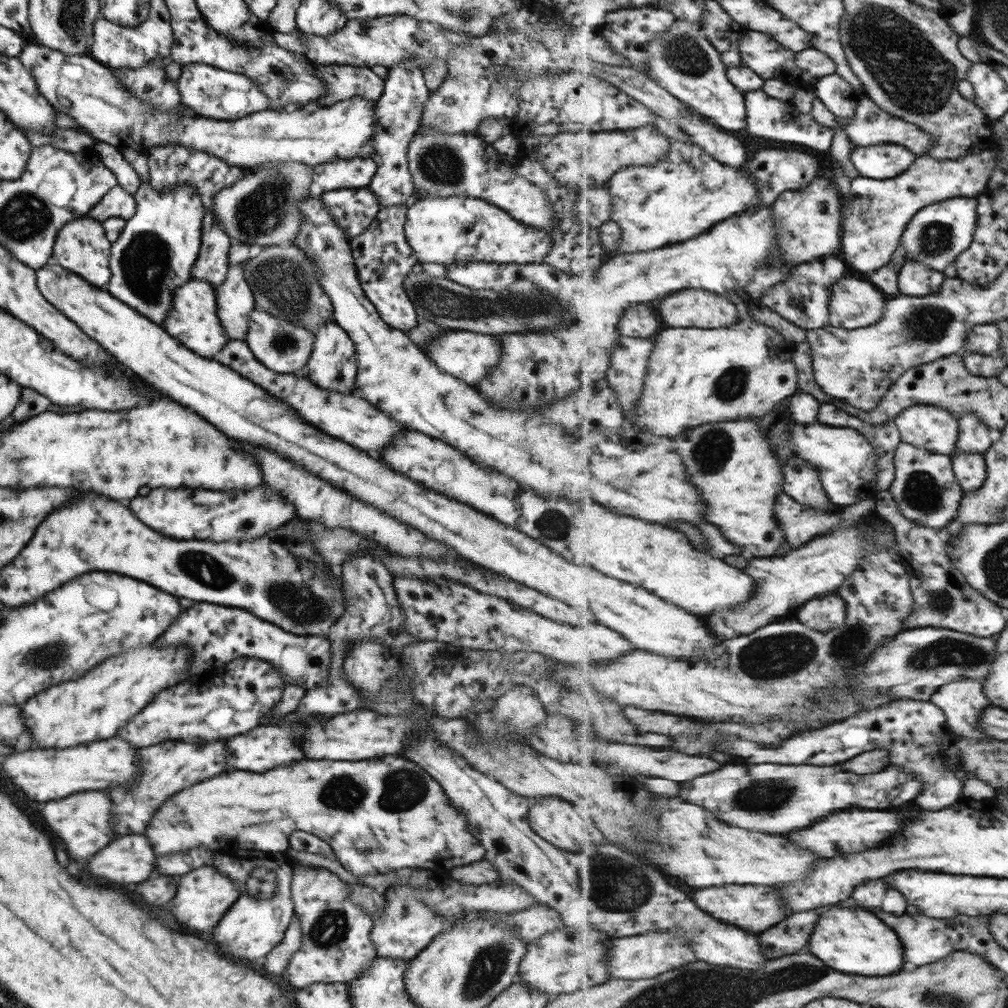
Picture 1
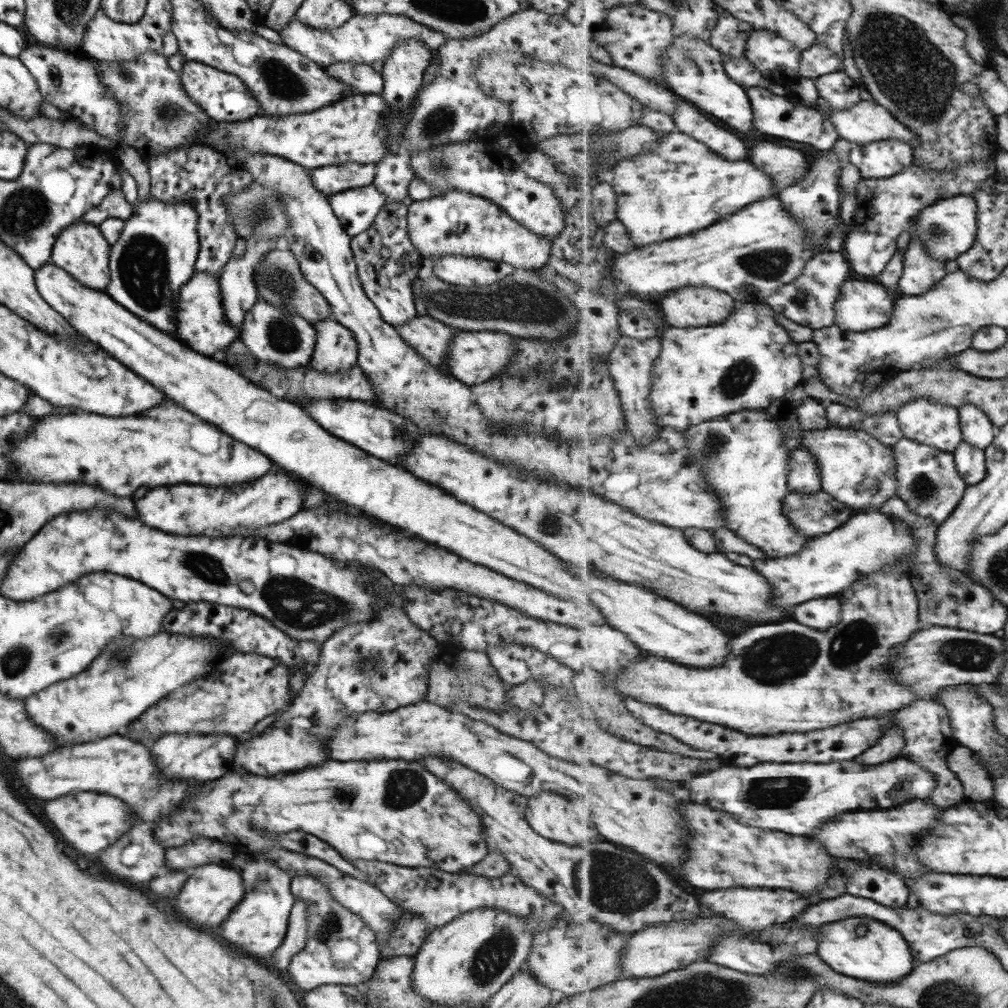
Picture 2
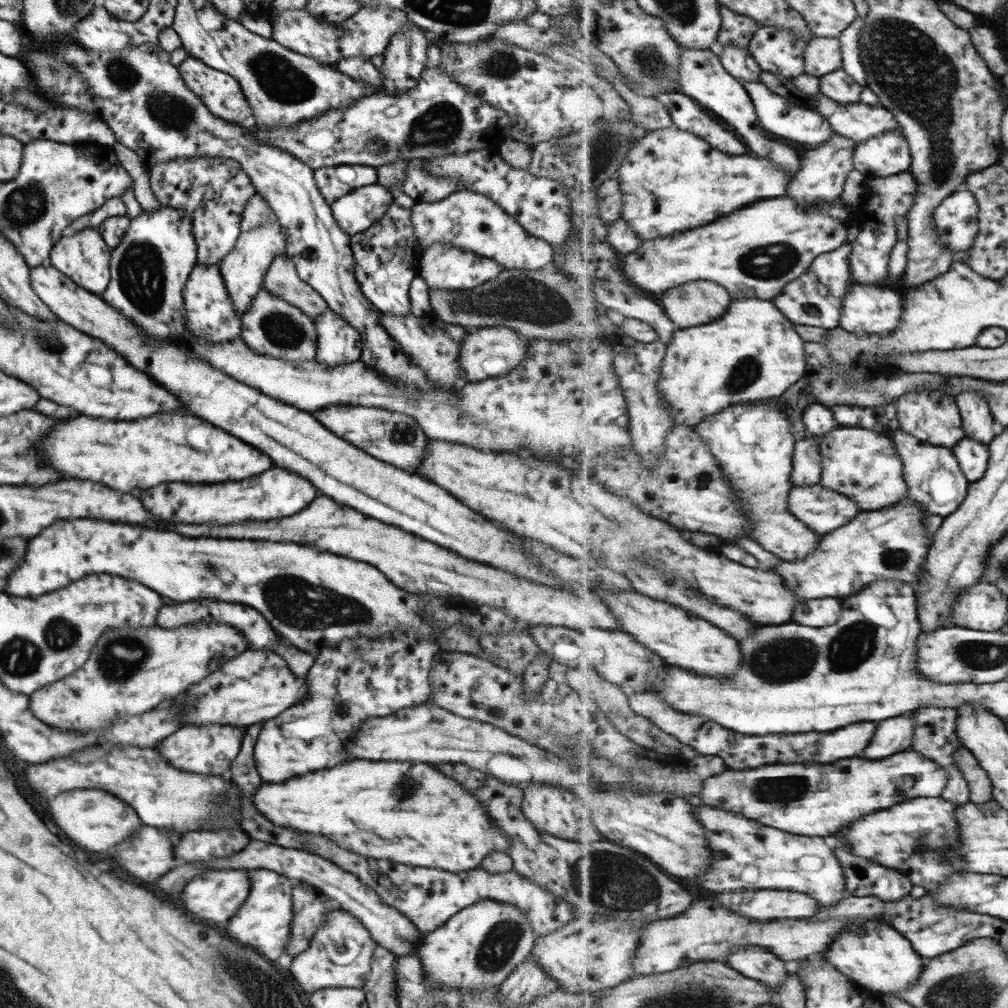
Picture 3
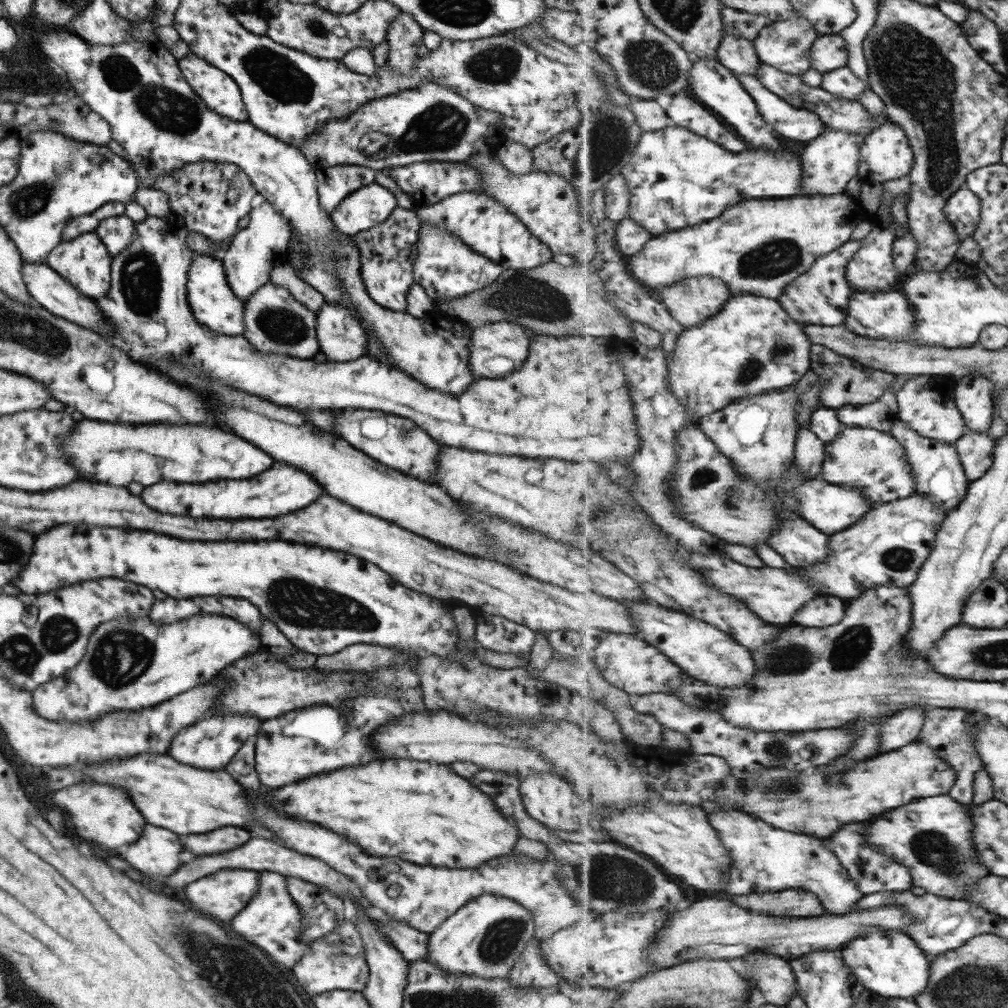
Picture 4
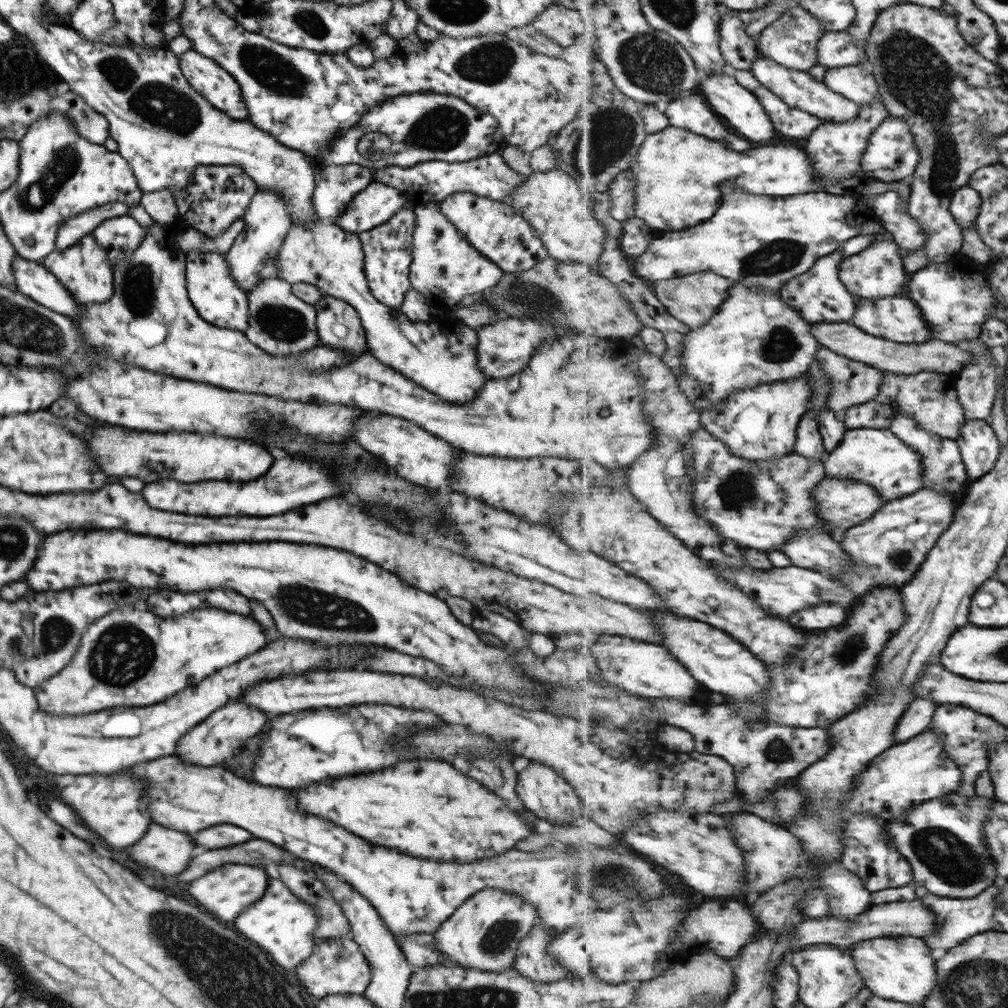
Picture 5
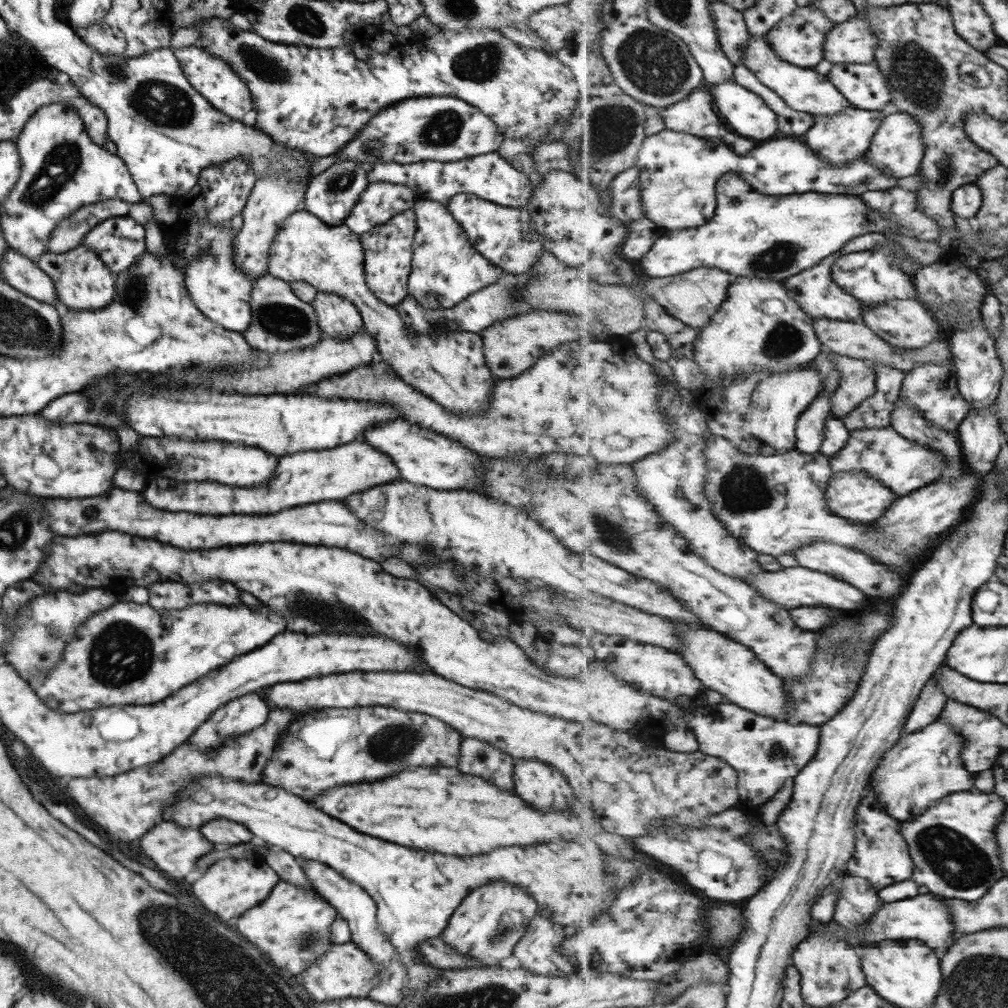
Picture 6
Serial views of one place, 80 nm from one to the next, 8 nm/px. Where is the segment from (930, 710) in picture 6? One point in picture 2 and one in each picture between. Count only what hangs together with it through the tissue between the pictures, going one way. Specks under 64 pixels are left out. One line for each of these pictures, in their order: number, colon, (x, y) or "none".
2: (891, 744)
3: (894, 735)
4: (904, 728)
5: (918, 718)

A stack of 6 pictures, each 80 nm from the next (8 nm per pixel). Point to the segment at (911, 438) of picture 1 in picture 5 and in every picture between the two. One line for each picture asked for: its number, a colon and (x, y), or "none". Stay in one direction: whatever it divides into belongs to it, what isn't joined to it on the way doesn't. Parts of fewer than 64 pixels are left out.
2: (925, 420)
3: (933, 418)
4: (927, 403)
5: (931, 398)

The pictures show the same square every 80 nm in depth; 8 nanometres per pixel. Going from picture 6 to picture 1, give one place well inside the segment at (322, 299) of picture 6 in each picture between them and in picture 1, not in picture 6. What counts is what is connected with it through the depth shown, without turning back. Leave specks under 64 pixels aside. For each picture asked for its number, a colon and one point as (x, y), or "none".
1: (331, 364)
2: (335, 350)
3: (337, 343)
4: (340, 337)
5: (337, 324)

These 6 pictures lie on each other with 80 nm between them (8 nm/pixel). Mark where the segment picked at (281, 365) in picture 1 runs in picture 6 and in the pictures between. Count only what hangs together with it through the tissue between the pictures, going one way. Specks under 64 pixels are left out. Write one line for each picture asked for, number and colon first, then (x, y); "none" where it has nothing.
2: (272, 336)
3: (270, 326)
4: (274, 322)
5: (278, 322)
6: (280, 322)

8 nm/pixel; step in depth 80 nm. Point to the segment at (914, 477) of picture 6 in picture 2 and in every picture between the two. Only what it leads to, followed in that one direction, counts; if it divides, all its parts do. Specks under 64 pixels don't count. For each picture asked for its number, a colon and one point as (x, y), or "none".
2: (857, 468)
3: (862, 464)
4: (874, 461)
5: (879, 458)

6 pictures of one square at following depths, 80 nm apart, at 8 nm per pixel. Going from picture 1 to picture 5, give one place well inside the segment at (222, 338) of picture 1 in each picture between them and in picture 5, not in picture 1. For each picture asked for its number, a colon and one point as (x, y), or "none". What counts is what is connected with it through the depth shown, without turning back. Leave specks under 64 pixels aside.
2: (200, 324)
3: (208, 313)
4: (211, 302)
5: (215, 296)

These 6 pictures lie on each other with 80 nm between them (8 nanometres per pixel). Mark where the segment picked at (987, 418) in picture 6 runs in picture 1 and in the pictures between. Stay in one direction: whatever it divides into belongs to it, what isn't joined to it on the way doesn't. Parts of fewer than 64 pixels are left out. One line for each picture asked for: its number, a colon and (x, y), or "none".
1: (971, 470)
2: (971, 462)
3: (974, 456)
4: (977, 450)
5: (980, 447)

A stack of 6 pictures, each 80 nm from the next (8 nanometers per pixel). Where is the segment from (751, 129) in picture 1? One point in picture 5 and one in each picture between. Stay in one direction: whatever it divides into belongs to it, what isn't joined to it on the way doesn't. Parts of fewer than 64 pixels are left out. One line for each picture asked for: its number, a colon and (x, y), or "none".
2: (780, 116)
3: (778, 115)
4: (798, 124)
5: (791, 121)

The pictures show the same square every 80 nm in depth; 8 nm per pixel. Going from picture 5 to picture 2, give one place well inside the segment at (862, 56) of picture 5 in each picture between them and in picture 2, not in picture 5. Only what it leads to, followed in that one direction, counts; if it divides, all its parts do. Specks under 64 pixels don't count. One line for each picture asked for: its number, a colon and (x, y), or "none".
2: (818, 60)
3: (823, 56)
4: (831, 52)

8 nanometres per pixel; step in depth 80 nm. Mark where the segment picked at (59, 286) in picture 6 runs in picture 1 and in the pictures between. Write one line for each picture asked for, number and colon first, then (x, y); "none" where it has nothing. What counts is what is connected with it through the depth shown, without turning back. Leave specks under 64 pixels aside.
1: (79, 246)
2: (79, 249)
3: (82, 256)
4: (84, 262)
5: (84, 270)

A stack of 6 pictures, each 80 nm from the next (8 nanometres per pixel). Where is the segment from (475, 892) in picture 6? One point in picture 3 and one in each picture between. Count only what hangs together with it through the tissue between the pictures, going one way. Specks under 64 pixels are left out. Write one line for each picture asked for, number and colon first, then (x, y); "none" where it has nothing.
3: (477, 947)
4: (484, 938)
5: (483, 933)

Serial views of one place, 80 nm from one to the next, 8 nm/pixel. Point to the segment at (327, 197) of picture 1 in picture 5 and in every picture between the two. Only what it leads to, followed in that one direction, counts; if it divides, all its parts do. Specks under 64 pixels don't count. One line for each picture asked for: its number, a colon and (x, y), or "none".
2: (355, 209)
3: (356, 211)
4: (360, 210)
5: (374, 205)

